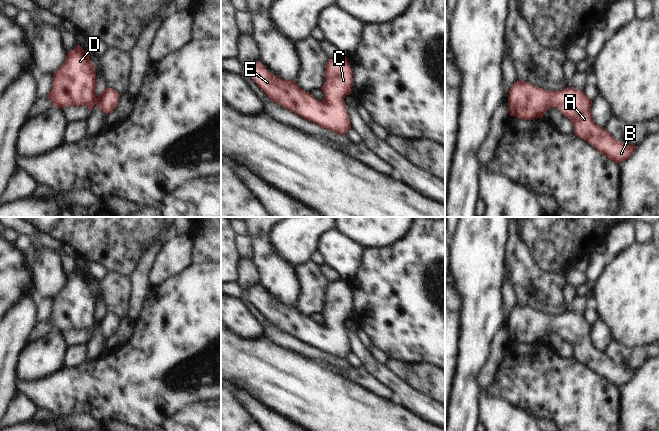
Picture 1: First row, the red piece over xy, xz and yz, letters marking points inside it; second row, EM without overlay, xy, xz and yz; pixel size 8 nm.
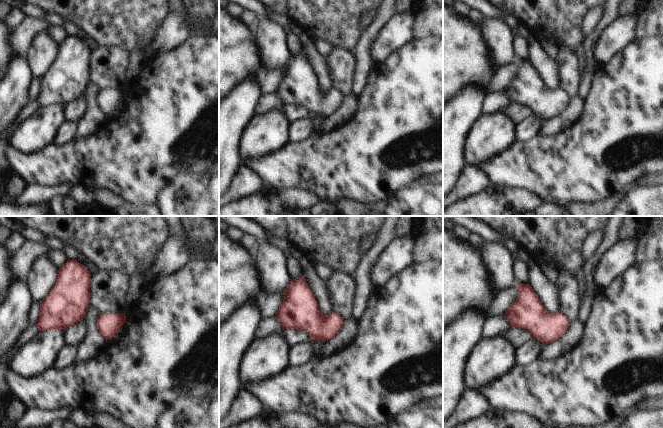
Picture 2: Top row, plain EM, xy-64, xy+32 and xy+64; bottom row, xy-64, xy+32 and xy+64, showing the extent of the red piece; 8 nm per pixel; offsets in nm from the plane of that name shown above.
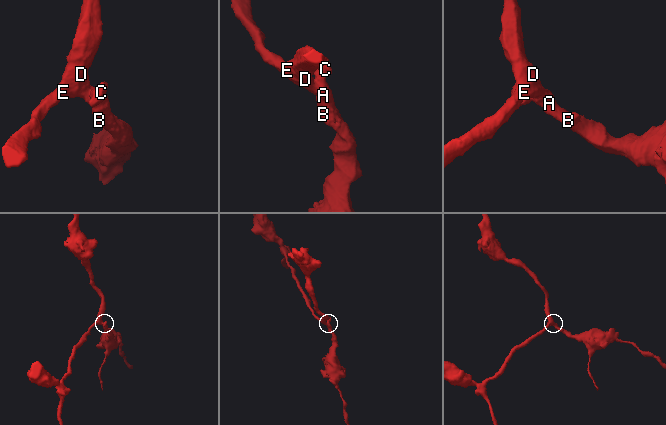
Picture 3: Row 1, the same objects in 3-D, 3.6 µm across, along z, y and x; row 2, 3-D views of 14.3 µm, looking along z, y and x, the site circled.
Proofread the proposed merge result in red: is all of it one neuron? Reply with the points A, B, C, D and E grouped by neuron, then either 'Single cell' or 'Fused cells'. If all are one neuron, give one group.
Groups: A B C D E. Single cell

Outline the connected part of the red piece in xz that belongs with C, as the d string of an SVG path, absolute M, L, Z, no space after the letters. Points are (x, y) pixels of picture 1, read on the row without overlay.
M346 280L329 283L326 287L322 325L301 313L295 304L276 301L261 285L249 287L243 298L251 302L271 325L302 342L343 360L351 352L344 322L351 318L353 294Z

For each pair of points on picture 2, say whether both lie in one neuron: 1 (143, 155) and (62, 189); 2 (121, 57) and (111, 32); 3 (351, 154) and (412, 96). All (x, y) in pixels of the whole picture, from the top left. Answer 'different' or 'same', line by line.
1: different
2: different
3: same

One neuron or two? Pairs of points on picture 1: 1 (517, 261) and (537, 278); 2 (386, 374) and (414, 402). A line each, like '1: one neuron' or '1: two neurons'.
1: one neuron
2: one neuron

